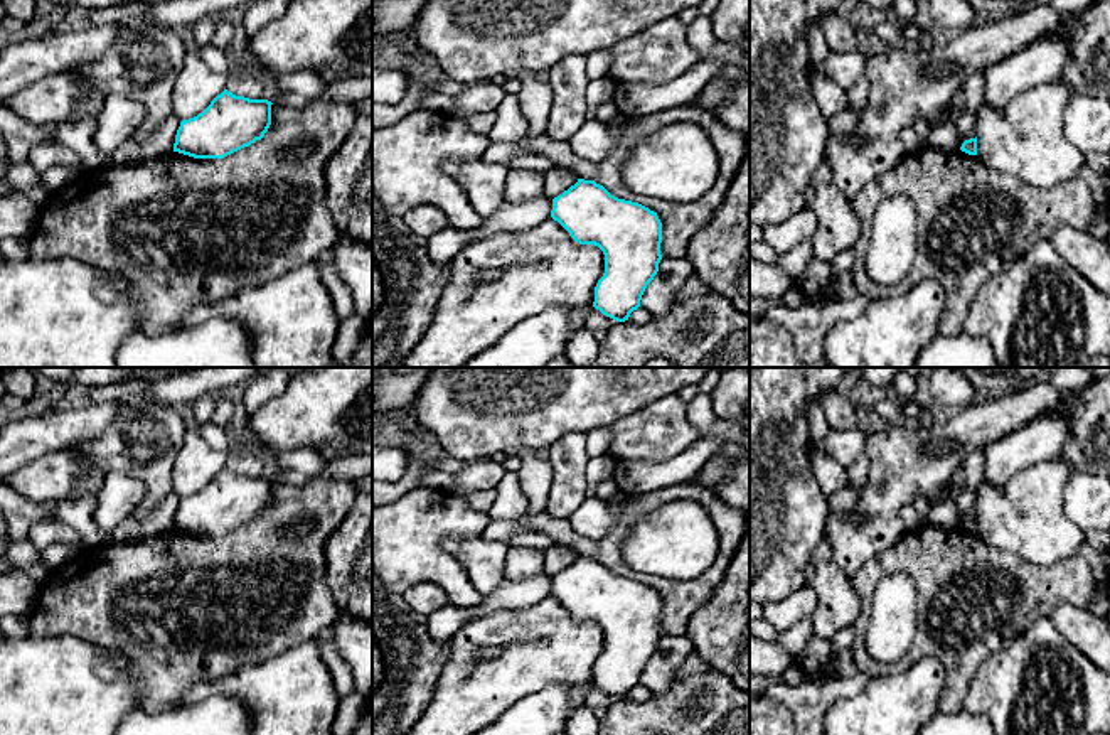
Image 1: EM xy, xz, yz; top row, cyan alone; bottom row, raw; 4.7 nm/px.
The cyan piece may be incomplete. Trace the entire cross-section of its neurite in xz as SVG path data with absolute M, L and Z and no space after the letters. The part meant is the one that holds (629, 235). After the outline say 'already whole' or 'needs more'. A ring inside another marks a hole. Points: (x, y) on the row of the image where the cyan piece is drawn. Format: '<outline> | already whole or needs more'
M578 179L552 199L551 217L576 243L603 251L605 273L595 287L593 307L616 322L628 320L662 260L657 212L611 196L595 180Z | already whole

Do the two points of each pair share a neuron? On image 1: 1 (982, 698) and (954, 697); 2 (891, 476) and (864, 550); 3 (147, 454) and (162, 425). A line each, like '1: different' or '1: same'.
1: different
2: same
3: same

